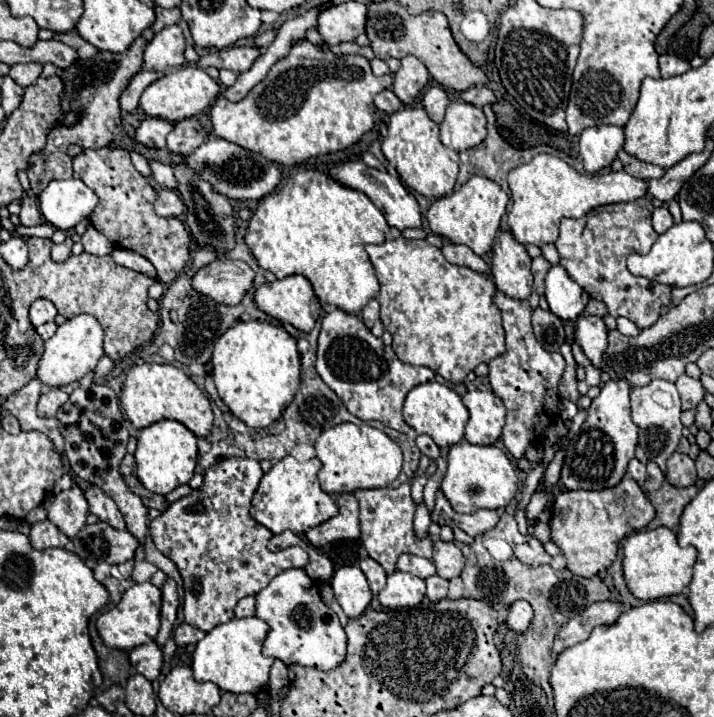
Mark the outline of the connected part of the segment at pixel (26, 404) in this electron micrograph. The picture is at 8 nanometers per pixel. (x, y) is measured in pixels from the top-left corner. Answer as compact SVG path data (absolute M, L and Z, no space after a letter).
M34 378L20 392L16 392L10 398L4 400L4 410L12 412L20 420L22 430L26 430L26 432L28 430L38 430L38 432L46 434L52 440L54 450L60 456L64 456L64 438L58 432L56 418L40 418L36 414L36 402L38 402L40 394L42 394L42 382L38 378Z

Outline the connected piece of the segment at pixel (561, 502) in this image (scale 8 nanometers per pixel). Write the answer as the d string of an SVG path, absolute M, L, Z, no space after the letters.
M622 478L620 484L616 484L614 488L604 488L604 490L568 490L562 492L552 508L552 520L550 520L550 530L552 530L552 540L554 544L562 550L562 554L568 560L568 570L576 576L582 578L592 578L594 574L598 574L600 570L606 570L618 552L618 544L622 538L626 538L628 532L638 530L642 526L646 526L648 522L652 522L656 516L654 506L650 504L650 500L646 498L646 494L642 492L642 488L638 486L636 480L632 478Z

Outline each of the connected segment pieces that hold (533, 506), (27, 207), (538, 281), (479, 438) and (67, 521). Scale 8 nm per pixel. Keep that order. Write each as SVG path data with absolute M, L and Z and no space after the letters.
M546 490L534 492L534 496L532 496L532 500L530 500L528 508L526 508L526 518L532 520L532 522L536 522L538 514L544 510L544 506L546 506Z
M32 190L22 196L20 222L22 222L22 226L38 226L42 222L42 216L38 210L38 196Z
M538 256L538 258L534 258L534 260L532 260L534 292L536 292L538 296L544 296L544 276L546 276L548 268L550 268L550 262L548 262L548 260L544 260L542 256Z
M472 390L464 394L464 404L470 412L464 438L470 444L496 444L500 440L506 412L504 402L494 392Z
M74 484L70 490L62 490L60 494L56 494L48 510L48 520L54 522L68 538L74 538L86 524L88 514L90 514L88 500L82 488Z

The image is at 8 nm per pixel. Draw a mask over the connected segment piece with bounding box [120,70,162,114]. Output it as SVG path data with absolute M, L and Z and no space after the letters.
M148 70L138 72L138 74L132 78L132 82L128 84L128 88L122 92L122 96L120 96L120 108L122 108L124 112L134 114L134 112L138 110L138 102L140 102L142 92L146 90L146 86L152 84L154 80L158 80L160 76L162 76L160 72L148 72Z

